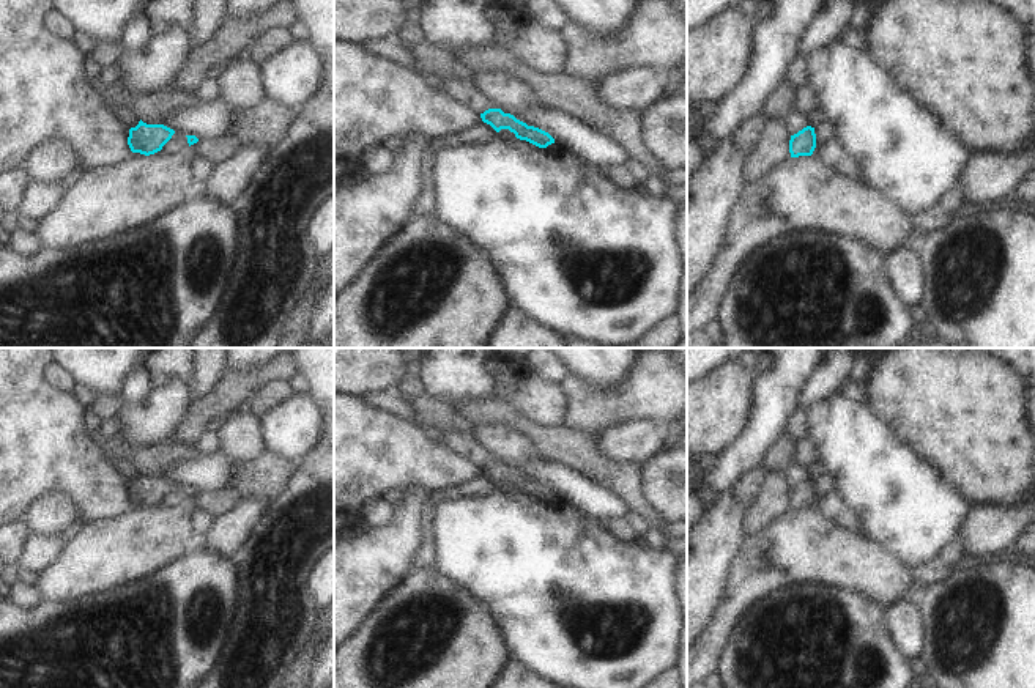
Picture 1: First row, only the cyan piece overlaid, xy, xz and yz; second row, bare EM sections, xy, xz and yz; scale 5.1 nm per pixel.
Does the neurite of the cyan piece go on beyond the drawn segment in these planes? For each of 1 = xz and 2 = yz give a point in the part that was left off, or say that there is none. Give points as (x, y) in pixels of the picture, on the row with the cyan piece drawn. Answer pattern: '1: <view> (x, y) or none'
1: none
2: none

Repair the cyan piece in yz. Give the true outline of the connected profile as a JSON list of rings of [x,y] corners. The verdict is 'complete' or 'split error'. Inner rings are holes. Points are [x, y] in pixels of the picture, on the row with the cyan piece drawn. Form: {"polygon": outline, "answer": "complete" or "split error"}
{"polygon": [[[807,126],[797,134],[791,135],[789,140],[791,157],[811,156],[814,148],[816,148],[814,128]]], "answer": "complete"}

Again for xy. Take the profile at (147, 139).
{"polygon": [[[140,120],[129,129],[128,145],[132,153],[150,156],[161,151],[173,134],[175,131],[164,124],[147,124]]], "answer": "complete"}

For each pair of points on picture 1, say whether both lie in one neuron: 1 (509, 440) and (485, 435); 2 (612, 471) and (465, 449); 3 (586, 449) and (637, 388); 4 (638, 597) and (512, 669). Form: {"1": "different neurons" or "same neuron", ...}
{"1": "same neuron", "2": "different neurons", "3": "different neurons", "4": "different neurons"}

